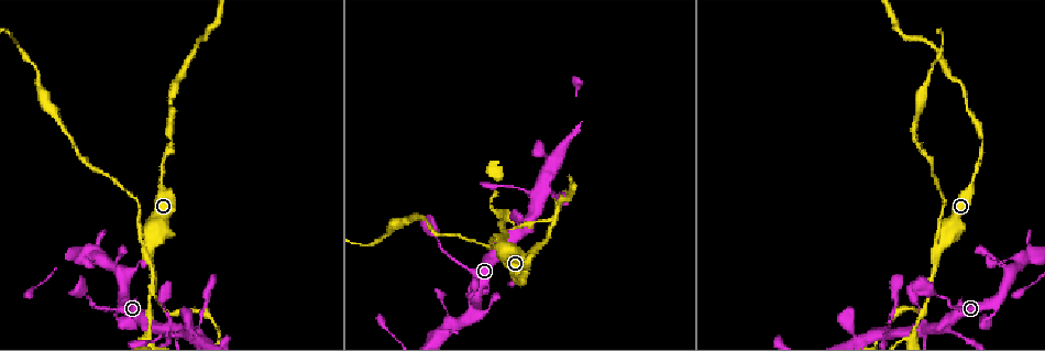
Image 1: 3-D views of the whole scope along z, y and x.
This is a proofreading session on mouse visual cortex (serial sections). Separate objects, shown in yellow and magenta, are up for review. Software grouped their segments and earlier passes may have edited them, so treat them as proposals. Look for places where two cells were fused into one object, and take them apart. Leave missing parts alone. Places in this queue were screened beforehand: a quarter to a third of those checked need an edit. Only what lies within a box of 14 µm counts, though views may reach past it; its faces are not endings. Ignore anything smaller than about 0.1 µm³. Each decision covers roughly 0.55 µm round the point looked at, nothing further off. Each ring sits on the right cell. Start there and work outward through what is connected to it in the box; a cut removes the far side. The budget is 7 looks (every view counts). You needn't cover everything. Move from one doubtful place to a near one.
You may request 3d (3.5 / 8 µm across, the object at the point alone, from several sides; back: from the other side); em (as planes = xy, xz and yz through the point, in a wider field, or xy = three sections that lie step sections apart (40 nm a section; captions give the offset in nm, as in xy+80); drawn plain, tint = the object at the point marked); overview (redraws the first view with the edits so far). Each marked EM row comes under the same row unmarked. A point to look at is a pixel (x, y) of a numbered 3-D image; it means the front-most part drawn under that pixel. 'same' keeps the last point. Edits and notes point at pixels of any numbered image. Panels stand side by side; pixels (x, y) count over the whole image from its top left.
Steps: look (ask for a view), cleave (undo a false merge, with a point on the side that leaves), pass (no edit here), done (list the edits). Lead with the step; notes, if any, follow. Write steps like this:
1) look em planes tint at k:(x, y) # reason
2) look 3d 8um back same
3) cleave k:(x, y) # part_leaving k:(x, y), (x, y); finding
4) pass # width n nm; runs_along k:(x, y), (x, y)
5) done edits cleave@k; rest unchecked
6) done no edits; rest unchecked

look 3d 3.5um at 1:(981, 141)

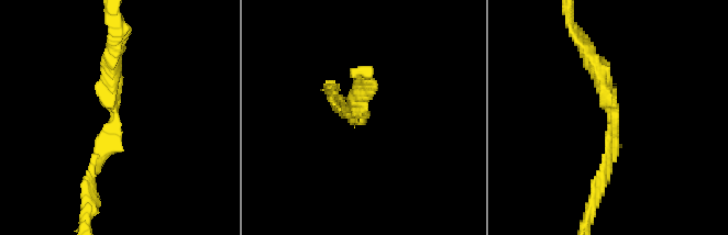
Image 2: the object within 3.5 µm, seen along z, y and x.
look em xy step 5 tint at 2:(615, 119) # arm_widths 150, 250 nm

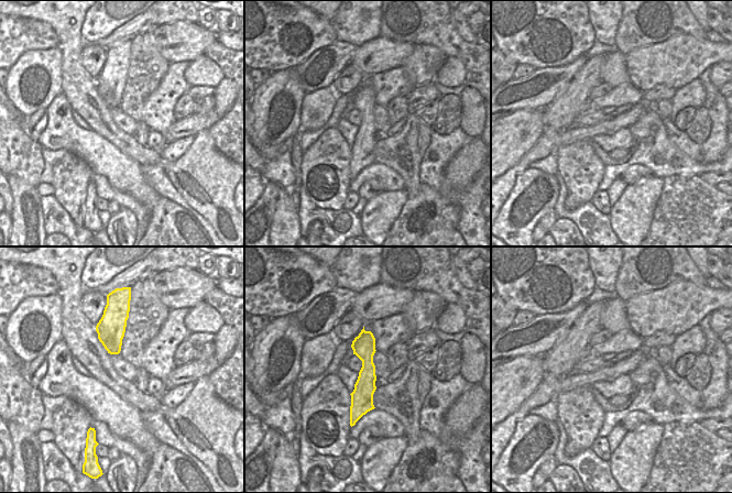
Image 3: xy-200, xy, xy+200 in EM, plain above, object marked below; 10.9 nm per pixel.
look em xy step 1 tint same # another direction

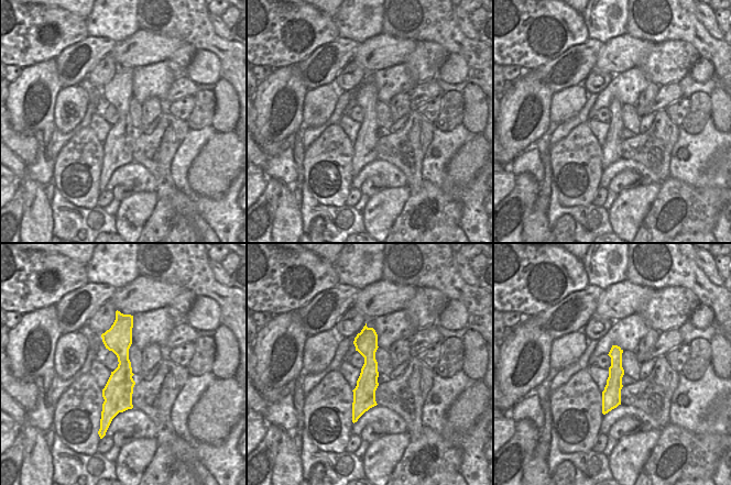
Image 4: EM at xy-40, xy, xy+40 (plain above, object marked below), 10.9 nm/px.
pass # runs_along 4:(130, 319), (112, 412); continuous, no second cell

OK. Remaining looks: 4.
look 3d 3.5um at 1:(947, 240) # sudden change in width

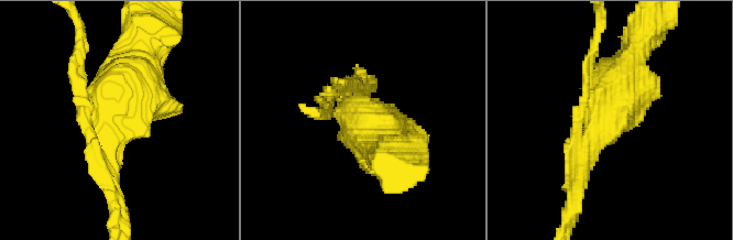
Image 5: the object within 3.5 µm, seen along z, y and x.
look em xy step 5 tint at 5:(604, 117) # shape alone is not enough

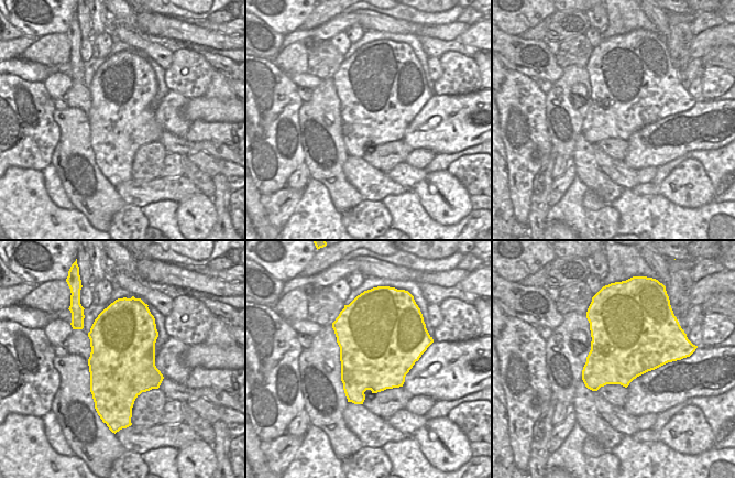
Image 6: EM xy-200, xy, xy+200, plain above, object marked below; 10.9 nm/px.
look em xy step 1 tint same # cut it another way

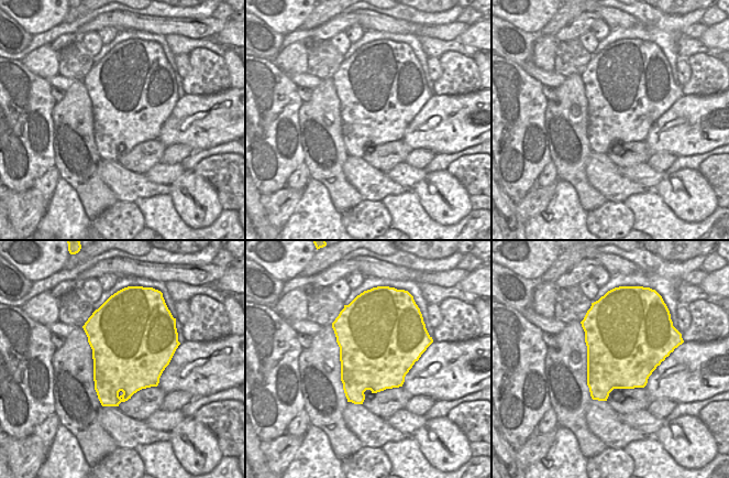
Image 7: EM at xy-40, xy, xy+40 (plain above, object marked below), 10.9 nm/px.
cleave 5:(359, 73) # width 850 nm; part_leaving 5:(331, 105), (324, 113), (301, 108); a second cell is stuck on

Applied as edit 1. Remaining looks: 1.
done edits cleave@5; rest unchecked

